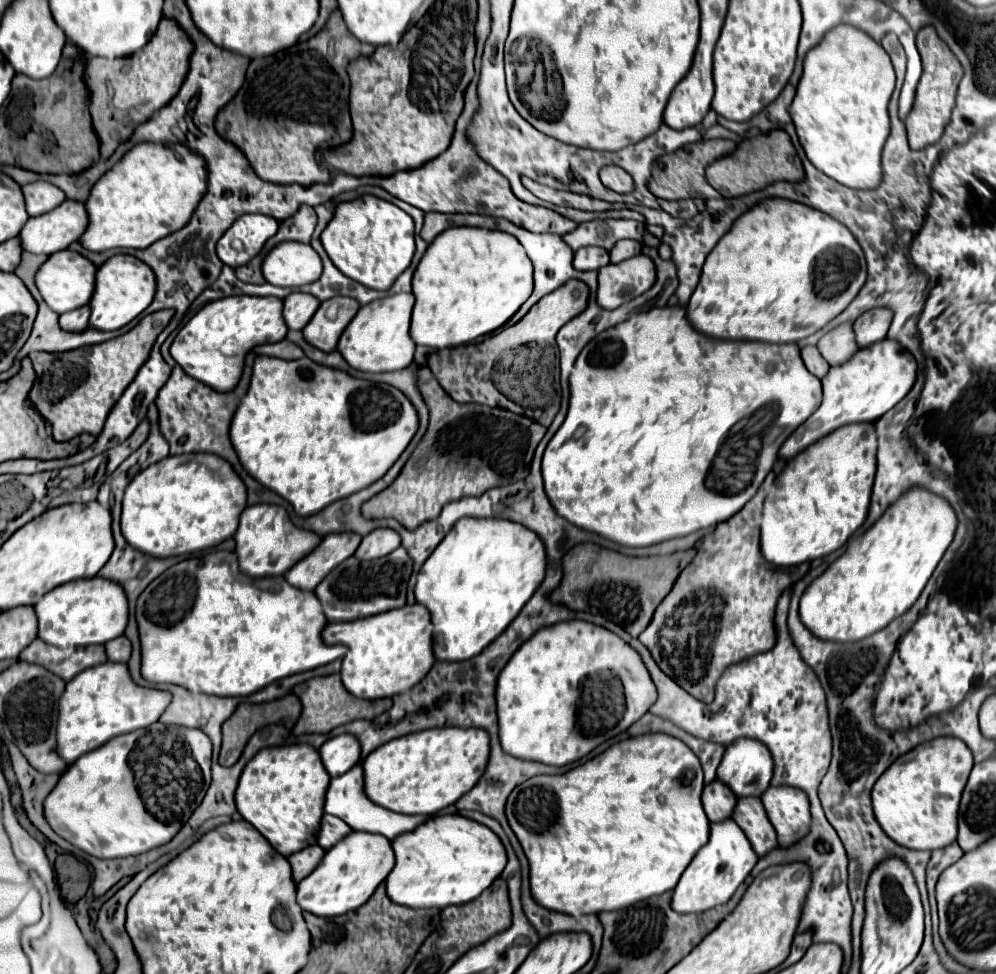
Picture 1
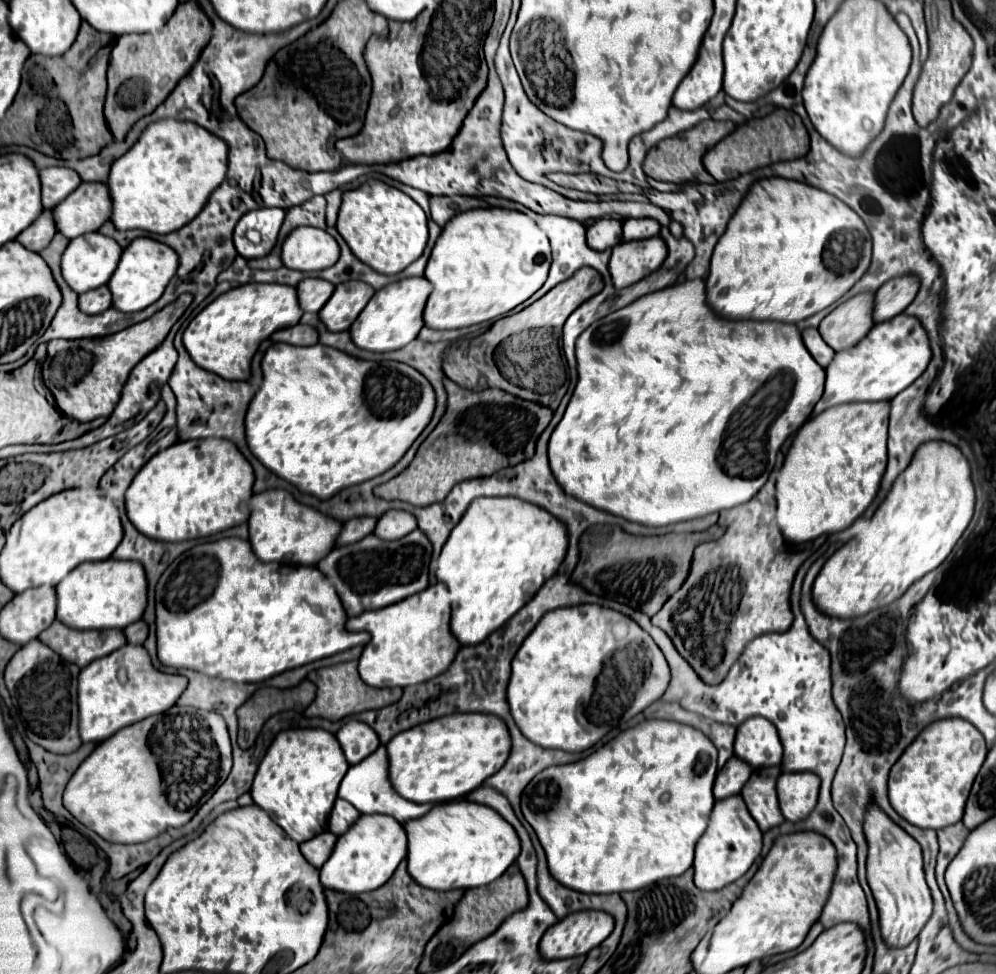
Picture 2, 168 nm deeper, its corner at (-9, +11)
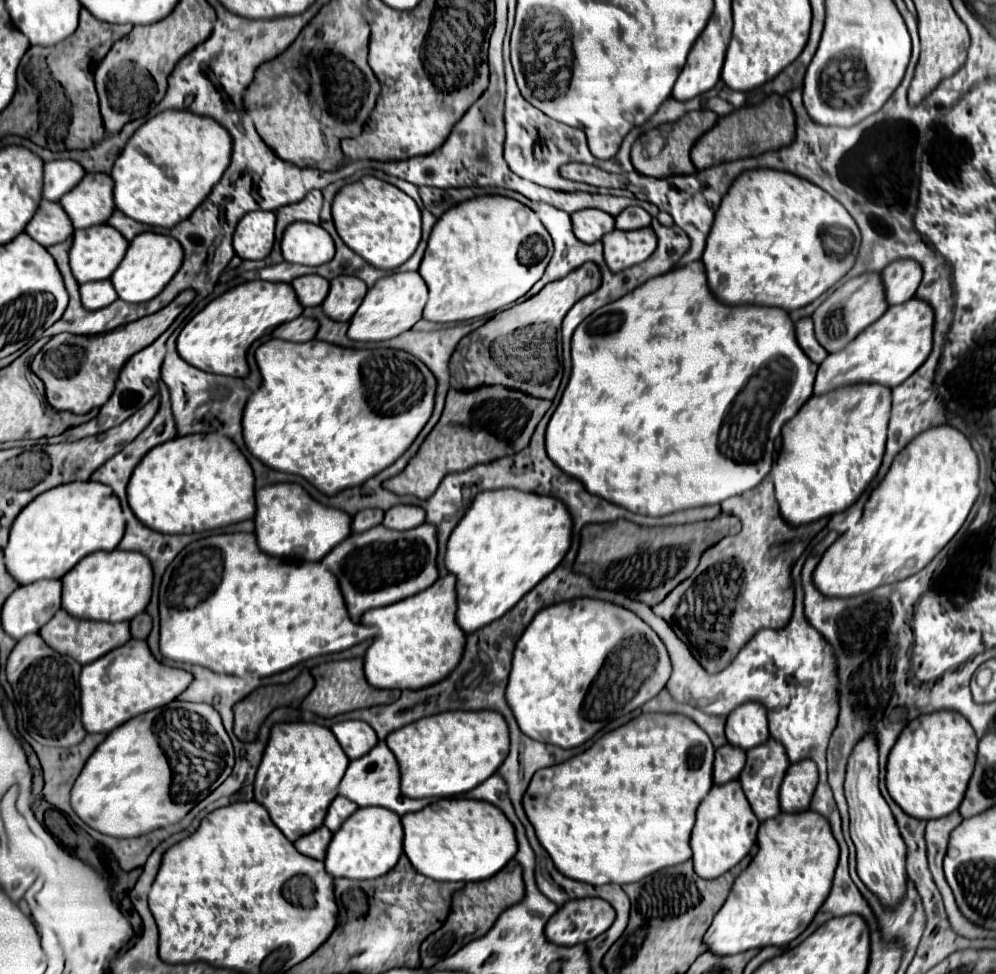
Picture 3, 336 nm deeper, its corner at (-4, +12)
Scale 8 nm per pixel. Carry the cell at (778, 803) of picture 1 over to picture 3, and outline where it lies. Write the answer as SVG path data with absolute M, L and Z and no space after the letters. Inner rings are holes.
M801 760L789 766L781 784L779 802L783 812L807 810L817 786L817 766L813 760Z

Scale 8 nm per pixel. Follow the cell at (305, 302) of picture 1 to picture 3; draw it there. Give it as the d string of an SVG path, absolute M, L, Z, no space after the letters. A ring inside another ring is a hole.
M317 274L299 276L291 282L291 286L295 288L297 298L303 306L319 306L329 292L329 282Z

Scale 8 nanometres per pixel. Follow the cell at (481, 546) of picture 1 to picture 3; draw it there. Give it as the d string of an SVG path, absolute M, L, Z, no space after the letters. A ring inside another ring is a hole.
M487 490L475 496L471 508L453 530L445 566L457 576L457 624L465 634L487 626L533 590L571 546L573 520L563 502L521 490Z

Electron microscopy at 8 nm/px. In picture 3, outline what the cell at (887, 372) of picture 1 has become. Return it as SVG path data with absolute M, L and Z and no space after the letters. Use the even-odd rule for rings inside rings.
M911 298L899 306L889 306L883 318L865 328L851 344L847 344L845 350L829 354L821 362L815 380L815 394L823 394L835 386L853 382L879 382L889 388L899 386L927 360L933 348L933 324L933 308L921 298Z

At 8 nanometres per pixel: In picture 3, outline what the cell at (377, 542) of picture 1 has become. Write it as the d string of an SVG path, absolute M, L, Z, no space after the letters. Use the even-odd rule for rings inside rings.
M399 504L385 512L383 526L391 530L411 530L425 522L425 510L421 506L405 506Z

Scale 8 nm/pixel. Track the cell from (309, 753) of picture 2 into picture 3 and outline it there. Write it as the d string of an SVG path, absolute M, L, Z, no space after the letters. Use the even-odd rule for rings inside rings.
M281 722L271 728L261 766L255 778L255 800L263 804L271 820L287 840L313 832L323 826L331 800L339 794L339 782L349 766L333 732L315 722Z

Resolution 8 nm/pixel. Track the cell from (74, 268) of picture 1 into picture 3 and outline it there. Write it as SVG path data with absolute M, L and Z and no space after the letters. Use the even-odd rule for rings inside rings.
M109 224L75 230L69 264L79 284L109 278L127 252L129 242Z

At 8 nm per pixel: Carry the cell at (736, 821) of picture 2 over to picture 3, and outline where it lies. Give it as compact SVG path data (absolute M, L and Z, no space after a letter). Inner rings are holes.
M731 780L727 784L715 784L709 790L709 796L703 798L703 802L697 808L697 822L691 832L691 848L693 848L693 864L695 872L701 878L717 878L731 870L755 844L759 830L759 820L753 814L741 782Z

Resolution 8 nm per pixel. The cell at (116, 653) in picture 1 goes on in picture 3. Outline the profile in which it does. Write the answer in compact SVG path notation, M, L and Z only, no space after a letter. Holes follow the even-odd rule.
M141 612L139 616L135 616L131 620L131 634L133 634L133 638L145 640L149 636L149 632L151 632L151 626L153 626L151 616L147 612Z

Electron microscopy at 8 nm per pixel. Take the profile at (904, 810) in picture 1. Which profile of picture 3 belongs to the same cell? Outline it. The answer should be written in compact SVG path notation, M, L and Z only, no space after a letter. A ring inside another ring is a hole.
M937 710L919 716L903 728L889 752L887 790L891 798L913 818L933 820L951 814L959 808L973 774L977 742L971 724L955 710Z

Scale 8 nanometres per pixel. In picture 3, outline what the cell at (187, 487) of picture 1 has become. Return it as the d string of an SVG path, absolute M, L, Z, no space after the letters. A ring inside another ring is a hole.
M217 432L189 434L143 456L129 480L127 498L135 516L157 532L205 532L255 516L255 476L231 438Z

